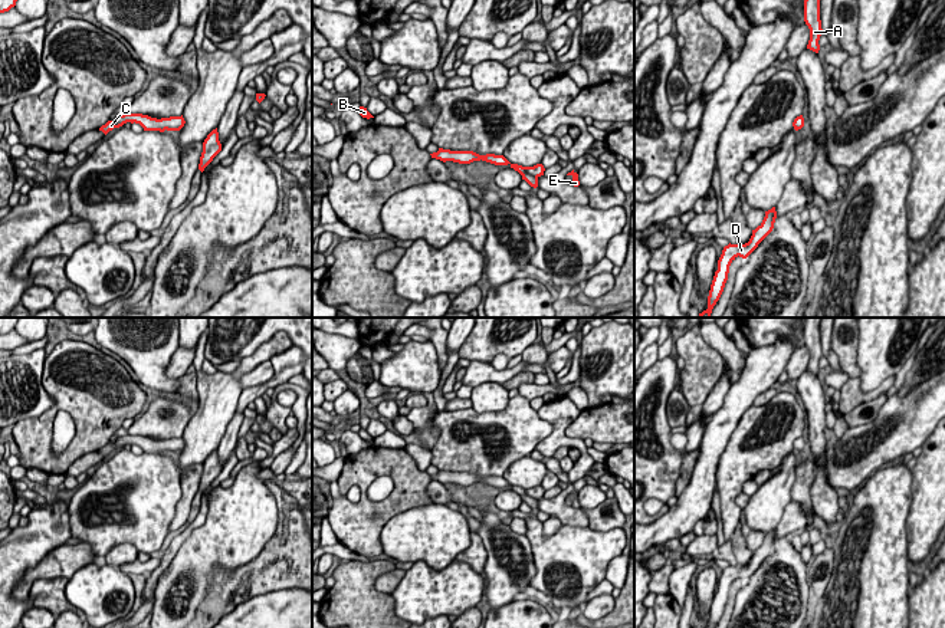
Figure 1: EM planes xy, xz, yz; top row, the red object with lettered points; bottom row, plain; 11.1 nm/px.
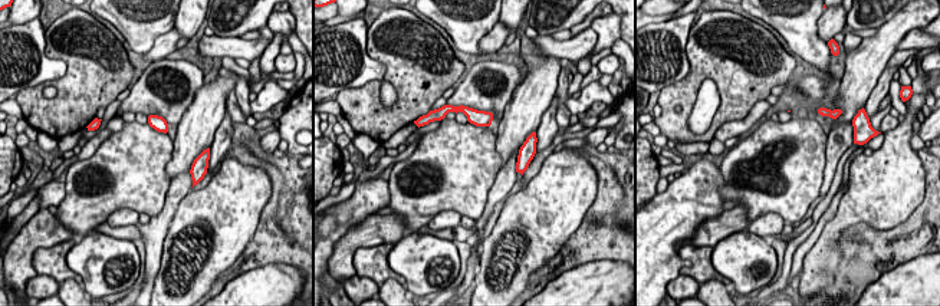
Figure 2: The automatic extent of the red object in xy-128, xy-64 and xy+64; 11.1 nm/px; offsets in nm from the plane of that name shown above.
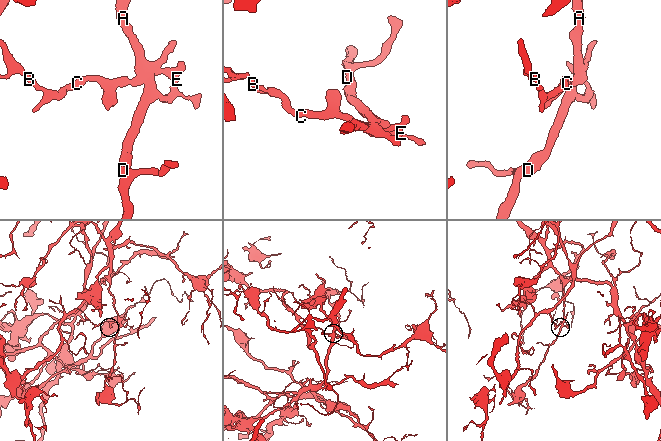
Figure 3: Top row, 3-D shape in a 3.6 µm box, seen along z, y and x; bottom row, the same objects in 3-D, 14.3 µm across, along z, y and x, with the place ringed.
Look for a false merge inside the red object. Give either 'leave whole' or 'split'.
split

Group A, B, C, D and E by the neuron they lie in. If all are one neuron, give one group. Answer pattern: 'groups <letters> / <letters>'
groups A D E / B C

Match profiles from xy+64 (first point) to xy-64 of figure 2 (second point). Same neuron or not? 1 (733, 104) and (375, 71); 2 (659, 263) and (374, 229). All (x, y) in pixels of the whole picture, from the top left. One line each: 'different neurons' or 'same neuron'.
1: different neurons
2: different neurons

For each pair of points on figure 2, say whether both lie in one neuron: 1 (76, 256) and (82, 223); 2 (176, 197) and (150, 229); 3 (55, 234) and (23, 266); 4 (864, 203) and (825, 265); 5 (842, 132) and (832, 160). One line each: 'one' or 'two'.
1: two
2: one
3: one
4: one
5: one

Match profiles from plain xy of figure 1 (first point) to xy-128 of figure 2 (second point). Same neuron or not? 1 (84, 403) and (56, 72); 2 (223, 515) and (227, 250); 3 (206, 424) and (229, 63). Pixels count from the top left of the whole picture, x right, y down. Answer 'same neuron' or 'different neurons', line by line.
1: different neurons
2: same neuron
3: different neurons

